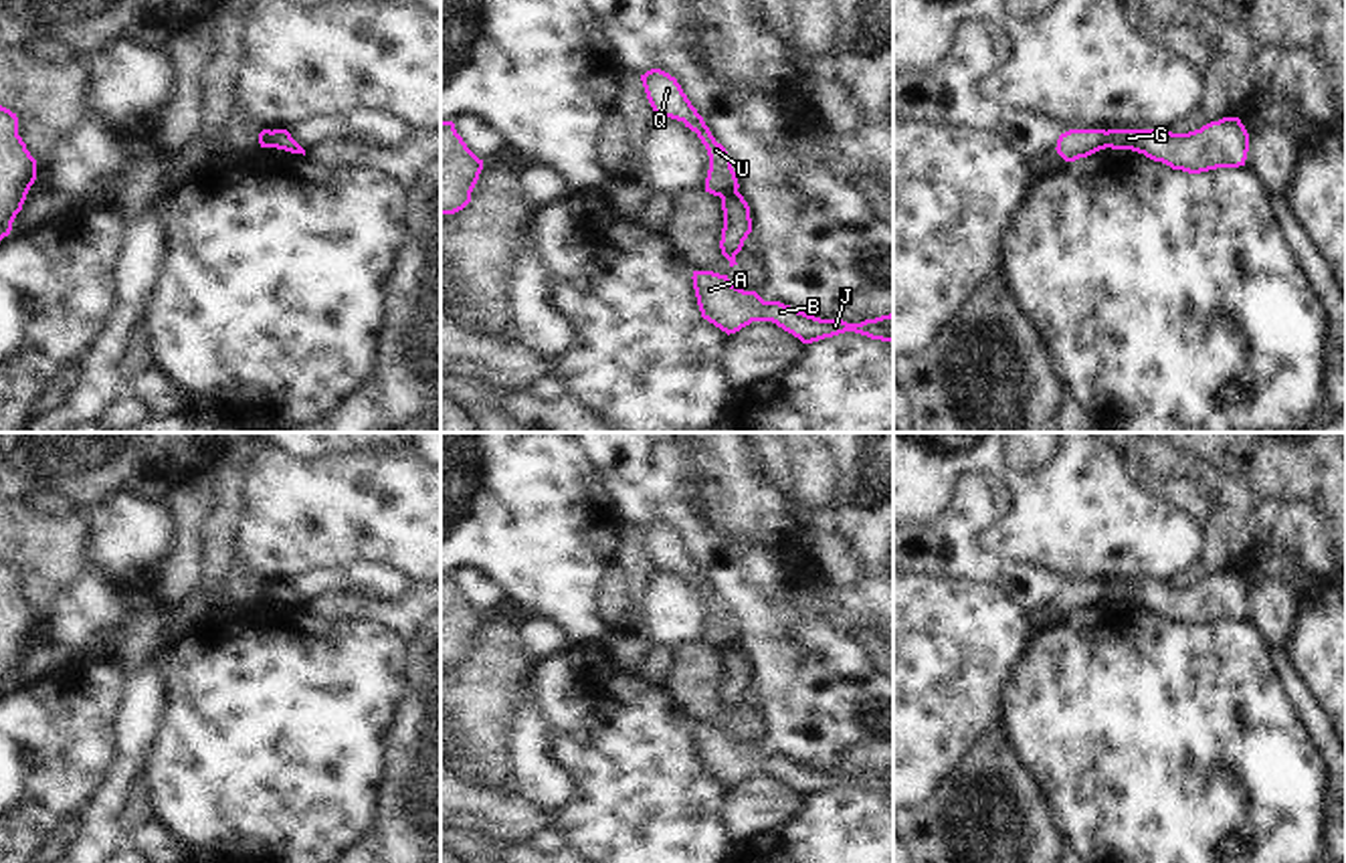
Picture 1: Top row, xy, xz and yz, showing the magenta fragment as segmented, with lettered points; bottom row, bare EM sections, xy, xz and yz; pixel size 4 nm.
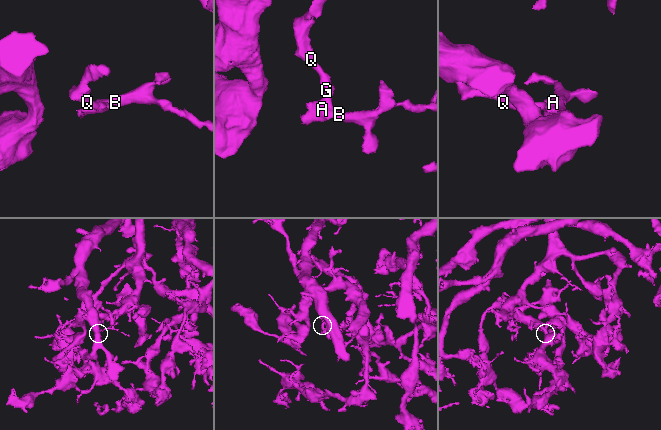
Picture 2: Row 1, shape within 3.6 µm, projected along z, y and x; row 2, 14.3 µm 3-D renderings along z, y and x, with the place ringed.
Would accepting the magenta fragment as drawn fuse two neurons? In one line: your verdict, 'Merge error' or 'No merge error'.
Merge error

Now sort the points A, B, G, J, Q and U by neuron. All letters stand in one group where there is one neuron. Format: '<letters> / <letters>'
A B G J / Q U

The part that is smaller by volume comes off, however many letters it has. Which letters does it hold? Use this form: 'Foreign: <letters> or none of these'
Foreign: A, B, G, J

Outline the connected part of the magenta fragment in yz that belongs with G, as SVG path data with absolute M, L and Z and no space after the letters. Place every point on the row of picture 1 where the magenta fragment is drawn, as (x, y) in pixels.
M1223 117L1188 133L1168 129L1108 129L1108 148L1132 150L1172 170L1200 174L1245 166L1249 133L1239 117Z

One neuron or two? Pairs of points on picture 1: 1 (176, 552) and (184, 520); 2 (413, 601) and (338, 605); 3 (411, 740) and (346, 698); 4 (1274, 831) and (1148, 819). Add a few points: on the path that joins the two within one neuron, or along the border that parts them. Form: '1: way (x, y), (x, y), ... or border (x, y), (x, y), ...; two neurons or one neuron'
1: way (184, 544), (184, 528); one neuron
2: way (395, 609), (356, 607); one neuron
3: border (405, 678), (403, 692), (380, 742), (380, 769); two neurons
4: way (1243, 829), (1215, 819), (1179, 819); one neuron

